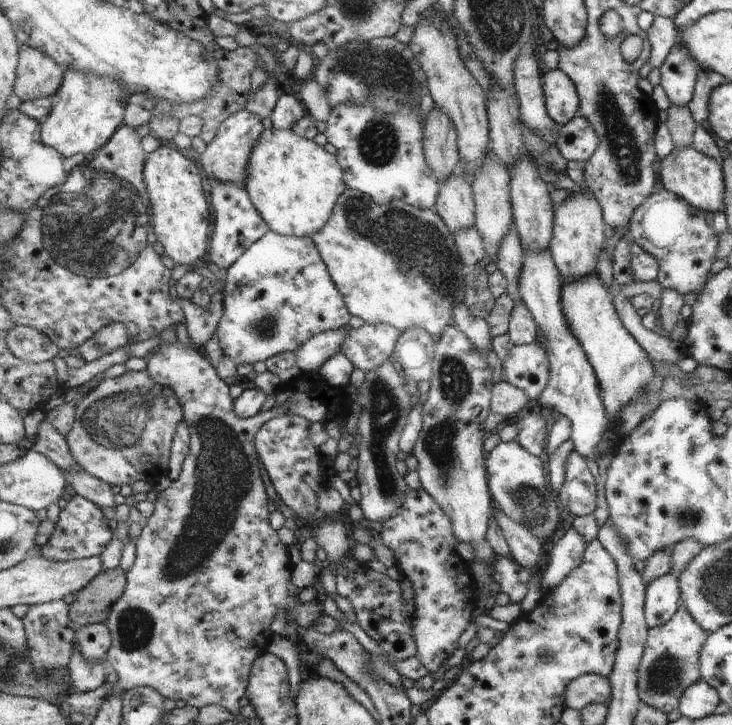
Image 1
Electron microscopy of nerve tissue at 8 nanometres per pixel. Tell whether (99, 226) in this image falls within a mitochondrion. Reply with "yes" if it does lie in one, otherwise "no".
yes

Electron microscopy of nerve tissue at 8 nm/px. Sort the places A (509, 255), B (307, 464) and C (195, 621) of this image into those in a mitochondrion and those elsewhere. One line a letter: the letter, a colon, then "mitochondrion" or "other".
A: other
B: other
C: other

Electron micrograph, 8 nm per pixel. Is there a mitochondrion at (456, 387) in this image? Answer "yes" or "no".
yes

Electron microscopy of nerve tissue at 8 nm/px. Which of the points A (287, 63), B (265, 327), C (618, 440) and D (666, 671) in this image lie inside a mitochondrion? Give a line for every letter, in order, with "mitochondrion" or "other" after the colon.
A: other
B: mitochondrion
C: other
D: mitochondrion

